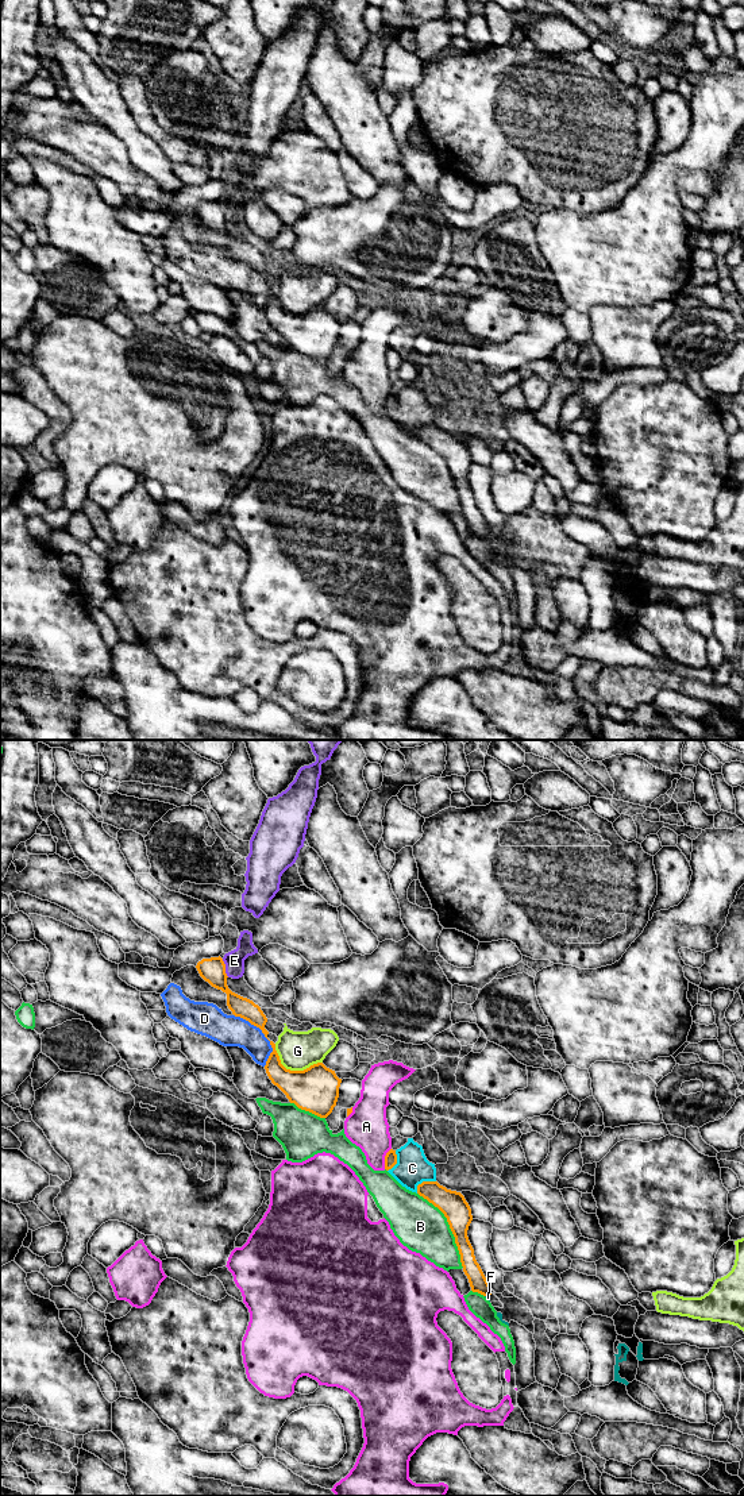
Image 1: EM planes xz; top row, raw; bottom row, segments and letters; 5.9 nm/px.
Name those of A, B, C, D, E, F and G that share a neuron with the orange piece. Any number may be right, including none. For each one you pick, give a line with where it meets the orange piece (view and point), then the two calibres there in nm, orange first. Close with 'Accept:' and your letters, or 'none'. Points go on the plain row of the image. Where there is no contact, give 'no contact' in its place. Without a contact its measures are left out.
Accept: none

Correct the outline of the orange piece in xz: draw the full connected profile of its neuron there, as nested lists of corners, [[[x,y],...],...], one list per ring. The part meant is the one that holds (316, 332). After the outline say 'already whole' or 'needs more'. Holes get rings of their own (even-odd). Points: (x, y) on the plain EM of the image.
[[[270,285],[270,289],[273,296],[265,313],[271,327],[298,352],[327,362],[336,350],[342,323],[323,306],[313,308],[304,315],[286,313],[281,308],[275,288]]]; already whole

